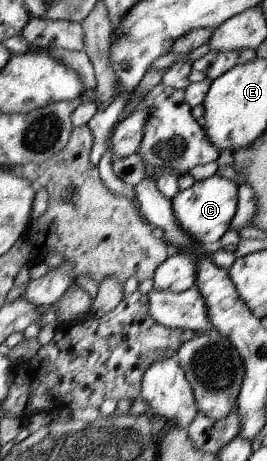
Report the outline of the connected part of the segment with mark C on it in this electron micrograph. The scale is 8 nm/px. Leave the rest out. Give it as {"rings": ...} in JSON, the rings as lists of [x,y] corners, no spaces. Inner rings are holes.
{"rings":[[[216,174],[202,181],[194,181],[192,187],[178,191],[170,200],[171,211],[178,228],[196,244],[209,250],[218,244],[220,237],[229,230],[237,209],[237,185]]]}

